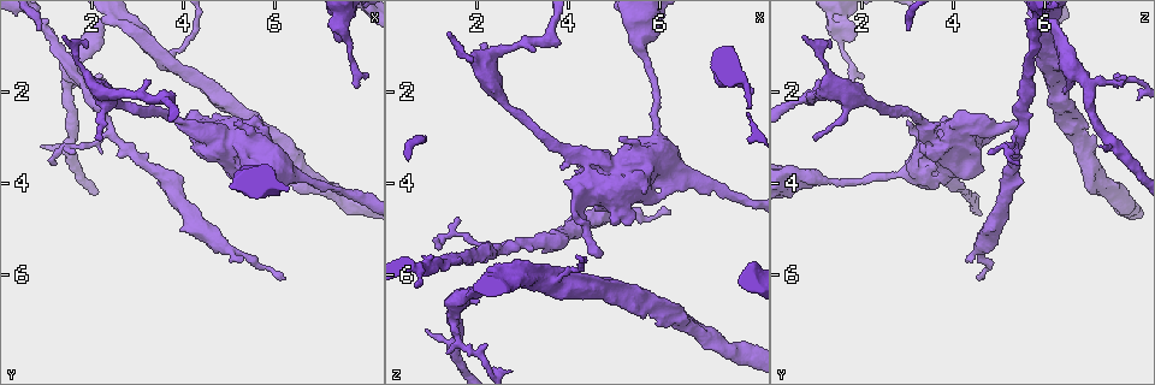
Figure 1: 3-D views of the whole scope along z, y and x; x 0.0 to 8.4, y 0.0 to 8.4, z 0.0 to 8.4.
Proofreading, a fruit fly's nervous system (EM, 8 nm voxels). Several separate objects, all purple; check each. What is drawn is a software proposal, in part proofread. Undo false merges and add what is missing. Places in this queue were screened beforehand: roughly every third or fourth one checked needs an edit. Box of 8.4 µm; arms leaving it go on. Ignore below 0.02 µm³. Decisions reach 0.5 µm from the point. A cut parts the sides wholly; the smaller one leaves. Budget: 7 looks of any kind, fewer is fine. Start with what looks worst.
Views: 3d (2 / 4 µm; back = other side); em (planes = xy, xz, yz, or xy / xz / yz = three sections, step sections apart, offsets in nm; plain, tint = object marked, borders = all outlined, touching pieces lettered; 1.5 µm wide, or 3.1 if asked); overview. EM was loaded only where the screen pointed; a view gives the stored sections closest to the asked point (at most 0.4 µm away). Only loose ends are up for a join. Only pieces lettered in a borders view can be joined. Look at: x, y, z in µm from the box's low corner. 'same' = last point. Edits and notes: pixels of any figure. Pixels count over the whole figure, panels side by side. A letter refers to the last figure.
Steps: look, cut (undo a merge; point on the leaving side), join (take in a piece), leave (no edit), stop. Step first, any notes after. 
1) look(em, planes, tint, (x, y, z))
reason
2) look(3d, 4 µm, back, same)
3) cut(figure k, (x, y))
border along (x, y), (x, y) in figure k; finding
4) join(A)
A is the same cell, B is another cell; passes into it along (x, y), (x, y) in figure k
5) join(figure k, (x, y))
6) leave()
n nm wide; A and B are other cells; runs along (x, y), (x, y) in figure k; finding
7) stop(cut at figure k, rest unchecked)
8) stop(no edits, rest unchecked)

look(3d, 4 µm, (0.85, 3.20, 7.15))
an open end

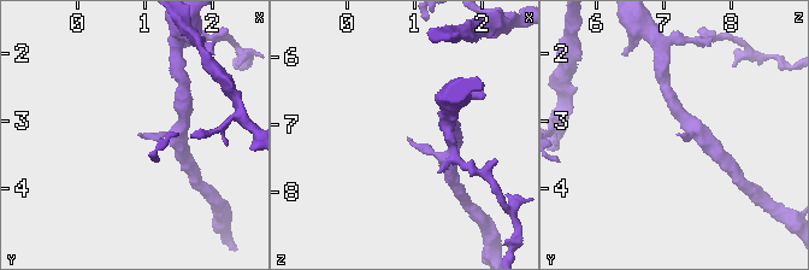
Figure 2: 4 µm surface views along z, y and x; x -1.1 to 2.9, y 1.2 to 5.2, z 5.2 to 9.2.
look(em, planes, borders, (0.85, 3.20, 7.20))
need the tissue

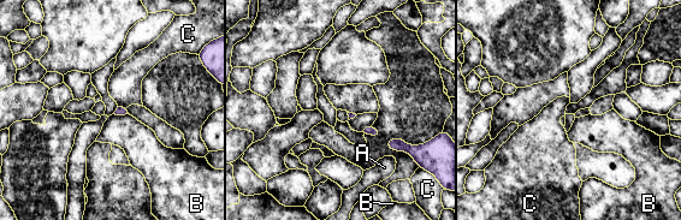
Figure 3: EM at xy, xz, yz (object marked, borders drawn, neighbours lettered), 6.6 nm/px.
leave()
A, B and C are other cells; border along (114, 113), (128, 114) in figure 3; no lettered piece goes on from it

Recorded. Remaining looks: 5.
look(em, planes, borders, (5.30, 5.70, 4.25))
an open end

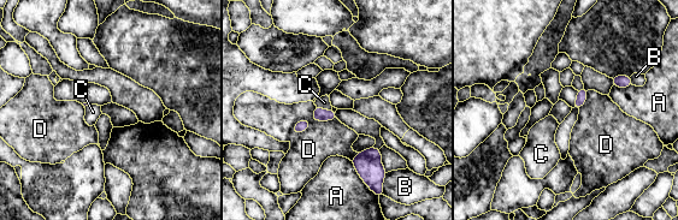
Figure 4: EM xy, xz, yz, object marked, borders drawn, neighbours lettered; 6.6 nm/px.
join(C)
C is the same cell, A, B and D are other cells; passes into it along (319, 114), (324, 110), (324, 102) in figure 4; it goes on there

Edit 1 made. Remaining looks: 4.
look(overview)

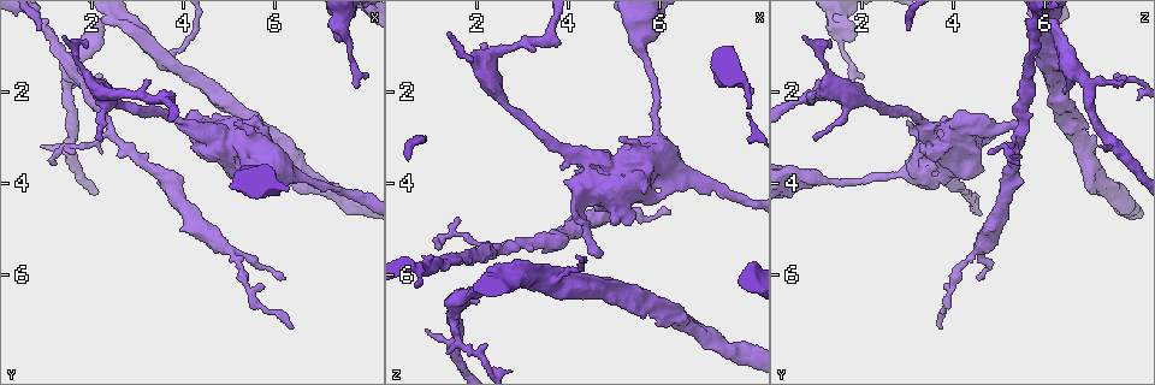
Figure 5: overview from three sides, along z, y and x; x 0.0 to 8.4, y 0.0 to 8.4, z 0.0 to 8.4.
look(3d, 2 µm, (6.40, 7.20, 3.70))
free end

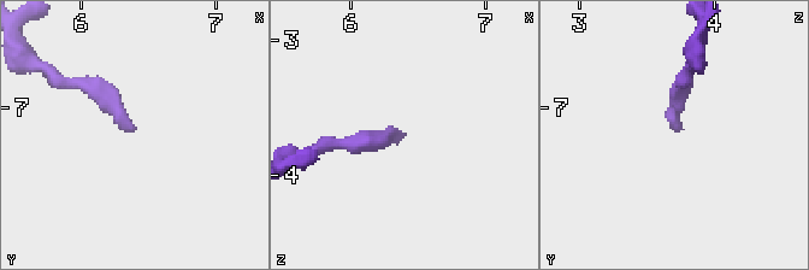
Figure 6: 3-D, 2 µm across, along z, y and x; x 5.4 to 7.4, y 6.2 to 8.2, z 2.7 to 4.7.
look(em, planes, borders, (6.42, 7.16, 3.72))
now the EM

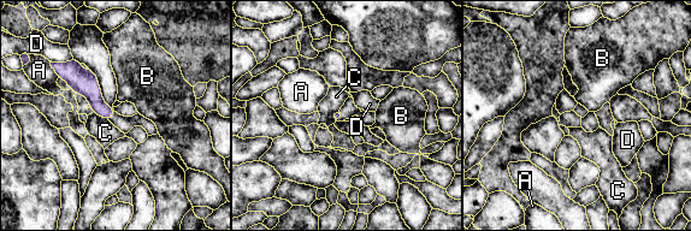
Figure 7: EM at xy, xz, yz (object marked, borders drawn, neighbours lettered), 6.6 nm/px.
leave()
A, B, C and D are other cells; runs along (60, 70), (69, 71), (110, 114) in figure 7; no lettered piece goes on from it

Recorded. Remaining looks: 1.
stop(join at figure 4, rest unchecked)

